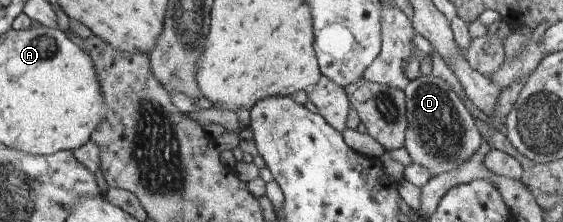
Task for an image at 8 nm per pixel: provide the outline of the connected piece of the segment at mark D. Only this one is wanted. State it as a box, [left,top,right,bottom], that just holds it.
[404,75,482,177]

